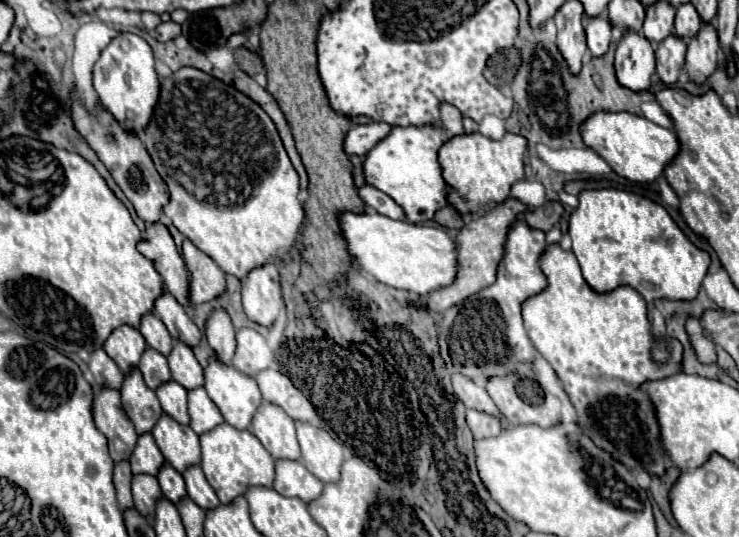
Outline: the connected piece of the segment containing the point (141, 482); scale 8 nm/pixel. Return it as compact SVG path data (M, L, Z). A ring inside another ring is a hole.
M132 475L132 497L134 497L134 507L140 509L148 519L154 517L154 505L160 499L162 491L158 485L158 479L154 475Z

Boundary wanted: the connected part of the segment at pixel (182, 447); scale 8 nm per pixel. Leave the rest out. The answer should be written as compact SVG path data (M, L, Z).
M162 413L152 429L152 435L164 459L180 473L188 465L200 463L200 441L190 425L180 425L170 415Z

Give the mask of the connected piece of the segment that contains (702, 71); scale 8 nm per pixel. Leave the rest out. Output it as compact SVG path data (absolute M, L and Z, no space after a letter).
M704 21L698 35L688 41L686 67L688 67L688 75L692 81L704 83L704 79L718 65L718 51L720 51L718 33L712 23Z

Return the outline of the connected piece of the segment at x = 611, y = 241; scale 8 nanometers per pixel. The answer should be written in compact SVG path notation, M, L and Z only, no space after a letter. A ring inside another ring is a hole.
M586 189L578 201L580 205L570 215L572 251L594 291L606 293L618 285L630 285L646 301L658 297L690 301L696 297L710 255L682 233L662 205L622 189Z

